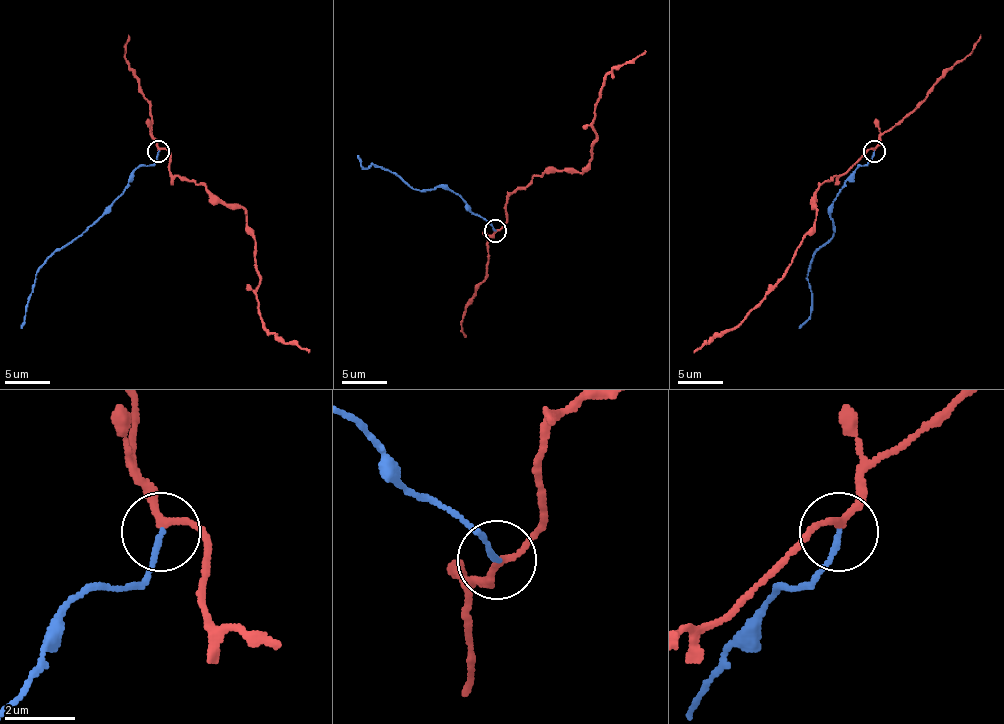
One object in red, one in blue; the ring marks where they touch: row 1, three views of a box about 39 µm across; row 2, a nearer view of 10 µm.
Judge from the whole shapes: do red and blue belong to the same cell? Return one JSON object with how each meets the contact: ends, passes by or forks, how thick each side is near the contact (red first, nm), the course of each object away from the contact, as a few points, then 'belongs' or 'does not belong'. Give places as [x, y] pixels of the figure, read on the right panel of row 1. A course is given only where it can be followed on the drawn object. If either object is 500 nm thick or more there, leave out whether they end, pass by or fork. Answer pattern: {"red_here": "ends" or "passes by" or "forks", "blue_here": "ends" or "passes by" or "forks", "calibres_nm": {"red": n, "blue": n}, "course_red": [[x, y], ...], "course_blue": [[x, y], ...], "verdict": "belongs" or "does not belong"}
{"red_here": "passes by", "blue_here": "ends", "calibres_nm": {"red": 180, "blue": 150}, "course_red": [[874, 149], [819, 185], [814, 196], [814, 228], [803, 239], [785, 275], [736, 326], [718, 333], [693, 353]], "course_blue": [[874, 152], [852, 172], [832, 203], [834, 234], [810, 261], [812, 306], [798, 328]], "verdict": "does not belong"}

